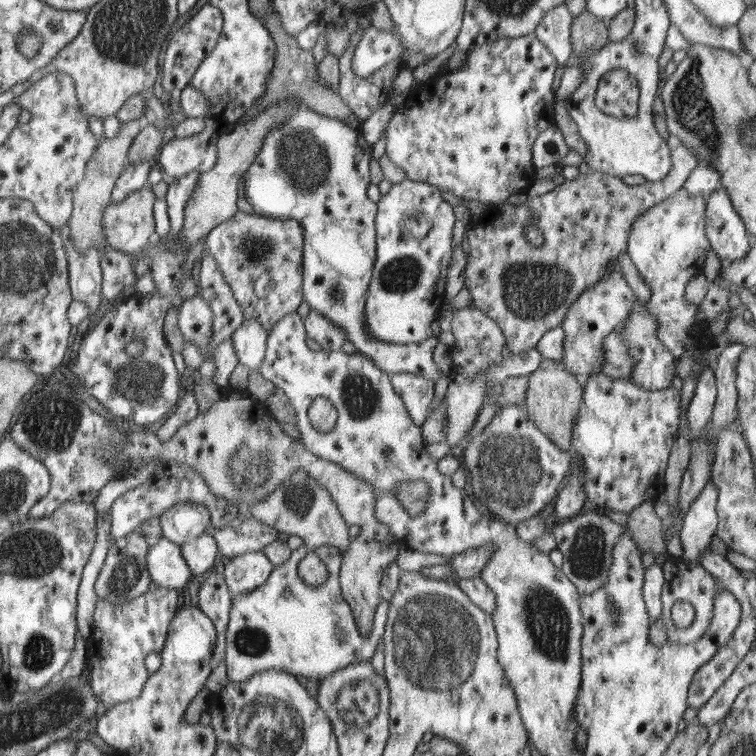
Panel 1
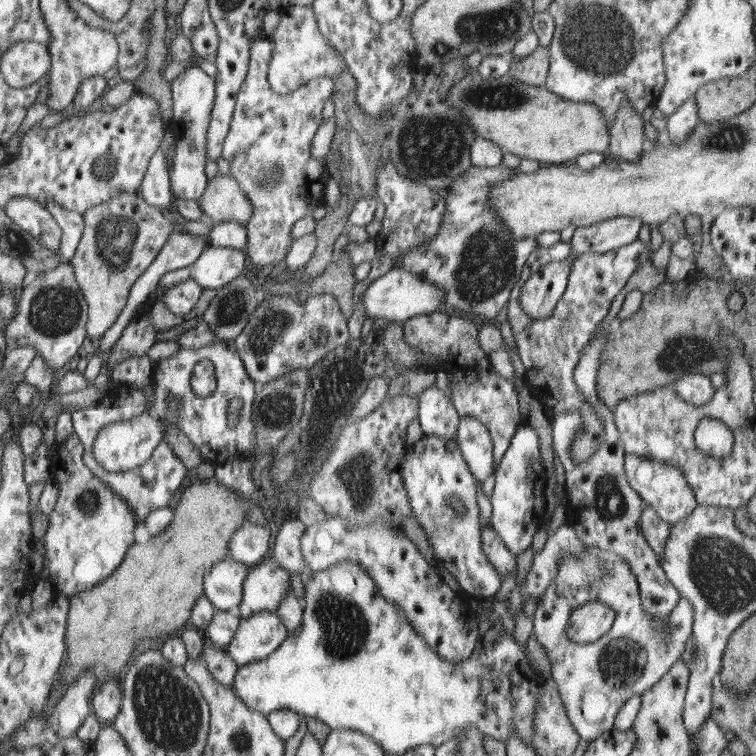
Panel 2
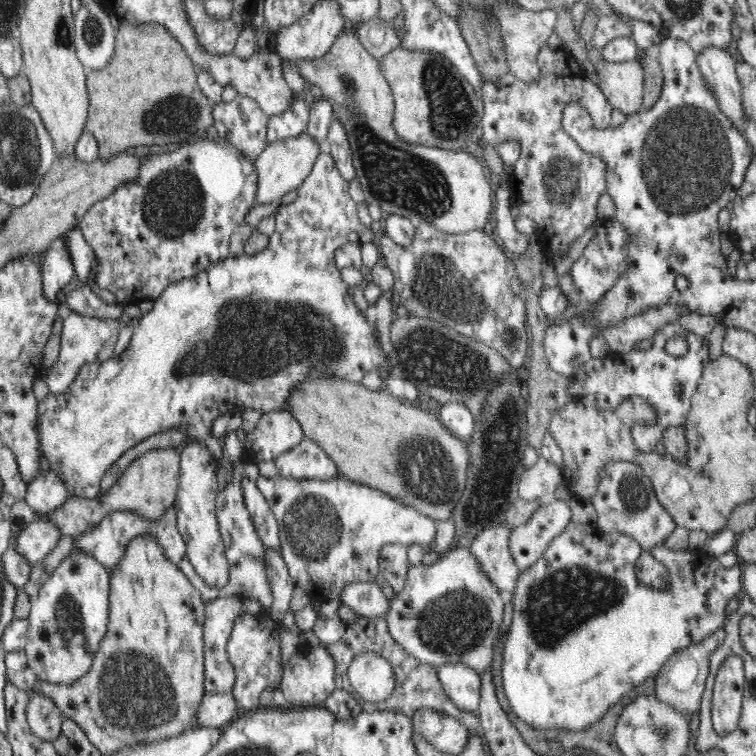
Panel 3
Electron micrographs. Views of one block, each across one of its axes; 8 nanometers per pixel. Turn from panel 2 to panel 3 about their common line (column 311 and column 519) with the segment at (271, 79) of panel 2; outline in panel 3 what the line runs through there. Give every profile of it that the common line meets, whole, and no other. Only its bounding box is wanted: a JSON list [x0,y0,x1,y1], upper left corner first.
[492,3,557,82]

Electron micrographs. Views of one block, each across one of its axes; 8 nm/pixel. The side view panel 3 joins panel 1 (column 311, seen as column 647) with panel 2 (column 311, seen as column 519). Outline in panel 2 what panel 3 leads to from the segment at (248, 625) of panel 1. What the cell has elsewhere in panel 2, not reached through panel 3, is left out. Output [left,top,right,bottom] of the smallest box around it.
[234,560,552,755]

